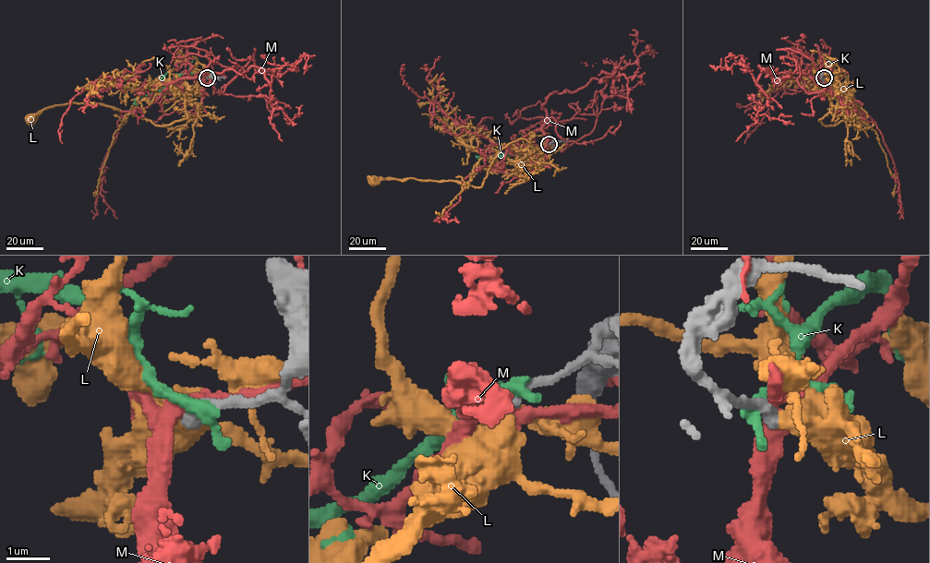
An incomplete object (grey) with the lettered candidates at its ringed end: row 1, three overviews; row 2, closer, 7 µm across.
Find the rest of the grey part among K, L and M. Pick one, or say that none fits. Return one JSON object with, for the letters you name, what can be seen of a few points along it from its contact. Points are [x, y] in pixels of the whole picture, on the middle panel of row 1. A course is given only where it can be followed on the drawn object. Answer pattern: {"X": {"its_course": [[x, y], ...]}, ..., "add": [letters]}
{"L": {"its_course": [[549, 144], [539, 156], [531, 157], [525, 139], [509, 143], [493, 160], [480, 187], [452, 181], [372, 179]]}, "add": ["L"]}

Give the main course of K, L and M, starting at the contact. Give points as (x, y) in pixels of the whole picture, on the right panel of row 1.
K: (824, 77), (827, 73), (835, 75), (835, 88), (839, 95), (837, 104)
L: (825, 77), (833, 82), (837, 92), (830, 111), (819, 120), (834, 125), (867, 116), (861, 103), (860, 117)
M: (824, 77), (818, 85), (811, 77), (835, 90), (846, 108), (875, 123), (895, 164), (903, 219)

